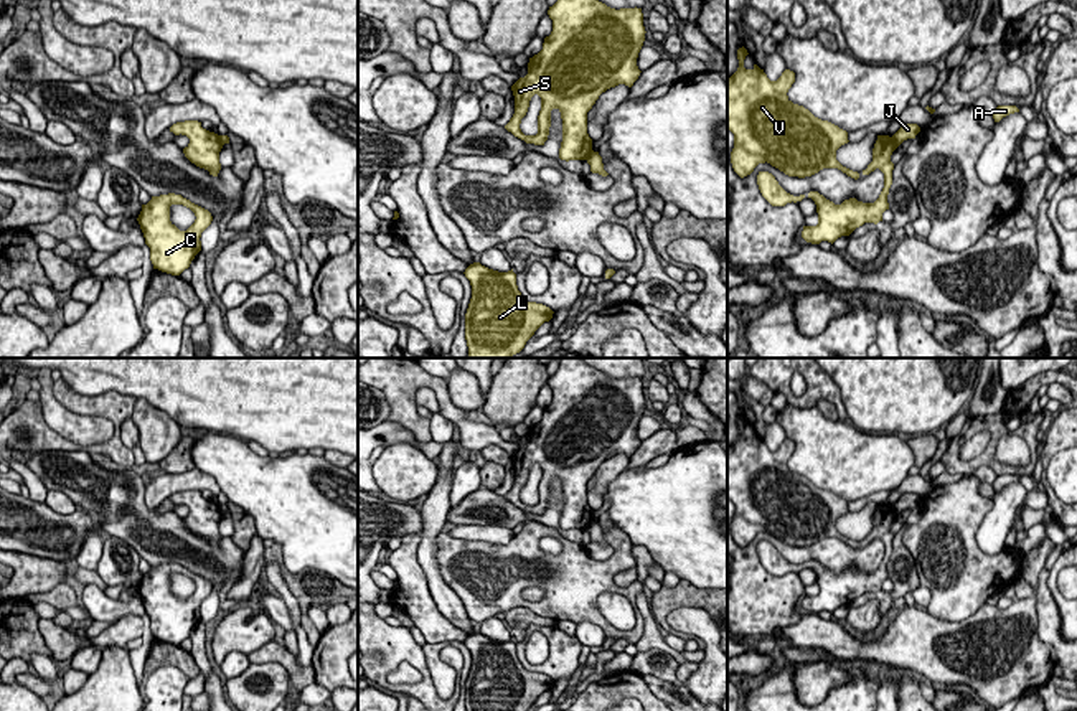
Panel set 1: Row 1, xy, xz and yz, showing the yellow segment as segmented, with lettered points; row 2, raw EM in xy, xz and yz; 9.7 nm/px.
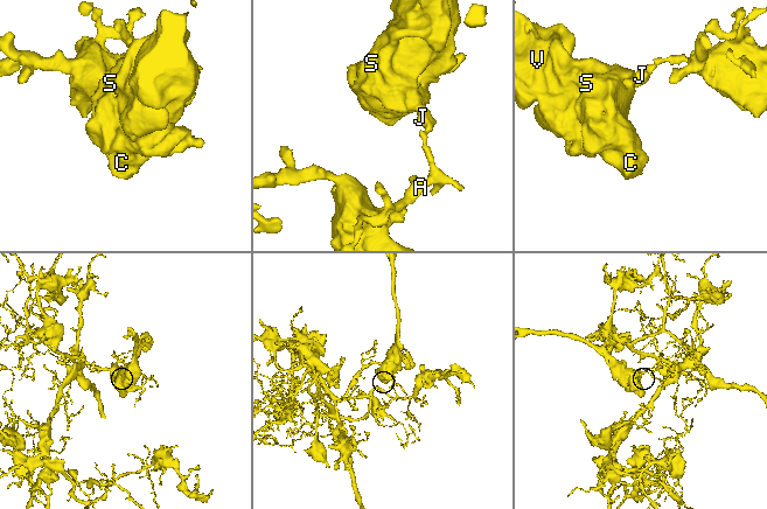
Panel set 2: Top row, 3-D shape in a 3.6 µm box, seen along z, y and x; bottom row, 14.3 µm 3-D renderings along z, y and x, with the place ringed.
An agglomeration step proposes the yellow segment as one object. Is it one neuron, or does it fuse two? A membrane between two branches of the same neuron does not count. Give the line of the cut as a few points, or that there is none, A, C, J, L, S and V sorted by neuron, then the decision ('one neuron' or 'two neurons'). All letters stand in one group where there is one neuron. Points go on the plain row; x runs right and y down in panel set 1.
cut yz (889, 507), (896, 517); groups A J L / C S V; two neurons

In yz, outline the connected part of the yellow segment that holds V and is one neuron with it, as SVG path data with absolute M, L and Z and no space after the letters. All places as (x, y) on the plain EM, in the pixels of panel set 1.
M744 416L737 419L739 437L727 447L734 541L744 548L767 531L788 546L805 548L823 538L838 538L858 549L858 541L836 530L836 520L849 511L848 501L788 469L793 440L785 439L777 450L770 450L757 434L744 437L747 424Z

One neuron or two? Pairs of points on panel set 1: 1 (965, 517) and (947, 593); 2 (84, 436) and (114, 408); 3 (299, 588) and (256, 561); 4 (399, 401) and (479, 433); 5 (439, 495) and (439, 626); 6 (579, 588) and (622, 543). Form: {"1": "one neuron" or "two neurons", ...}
{"1": "one neuron", "2": "two neurons", "3": "two neurons", "4": "one neuron", "5": "two neurons", "6": "one neuron"}

